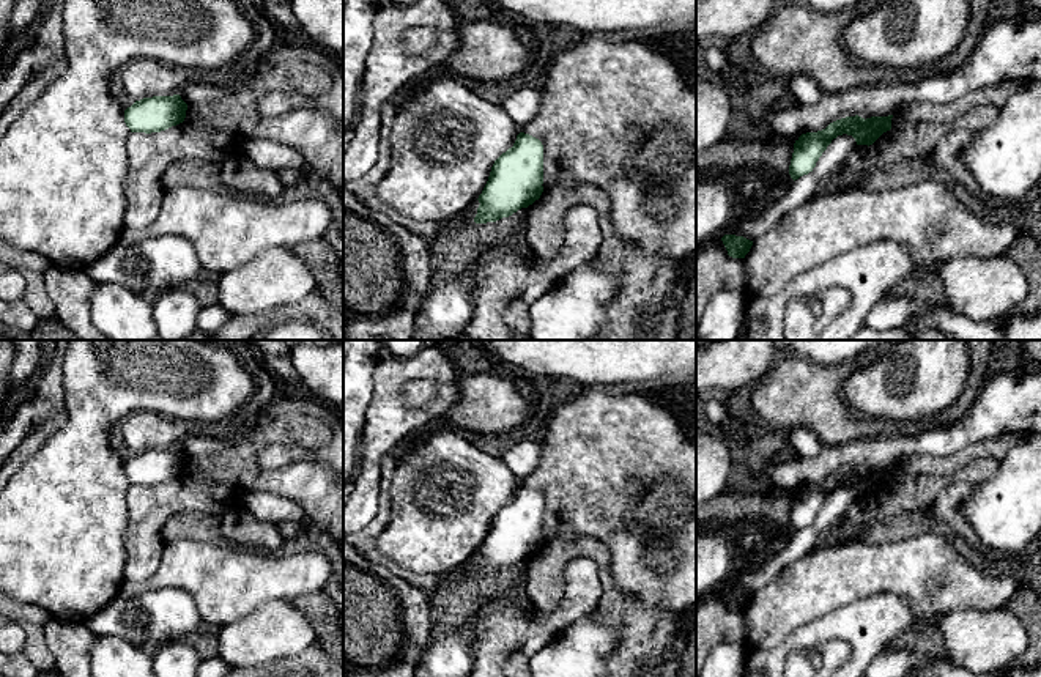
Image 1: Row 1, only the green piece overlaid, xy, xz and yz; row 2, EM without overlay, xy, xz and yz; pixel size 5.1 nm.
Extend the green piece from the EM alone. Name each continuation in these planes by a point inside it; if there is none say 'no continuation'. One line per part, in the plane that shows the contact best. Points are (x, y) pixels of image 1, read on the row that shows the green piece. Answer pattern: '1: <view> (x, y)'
no continuation

